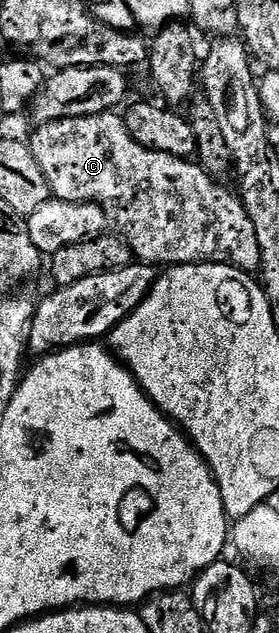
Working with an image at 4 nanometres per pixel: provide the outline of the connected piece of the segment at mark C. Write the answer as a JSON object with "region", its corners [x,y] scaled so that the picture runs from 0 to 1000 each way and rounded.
{"region":[[[384,175],[337,185],[265,185],[262,188],[226,188],[222,191],[179,191],[140,196],[125,202],[108,231],[122,242],[122,254],[151,267],[165,286],[179,292],[190,310],[240,321],[344,321],[373,332],[373,341],[387,351],[398,370],[419,371],[448,387],[473,395],[477,404],[498,414],[534,419],[642,419],[652,415],[828,415],[835,422],[860,423],[864,428],[918,431],[932,427],[932,393],[925,390],[925,368],[910,365],[910,349],[896,349],[896,336],[882,336],[875,319],[857,306],[817,295],[799,295],[789,289],[771,289],[710,259],[688,258],[685,250],[613,245],[609,242],[566,242],[495,229],[480,216],[452,204],[441,186],[427,180]]]}

